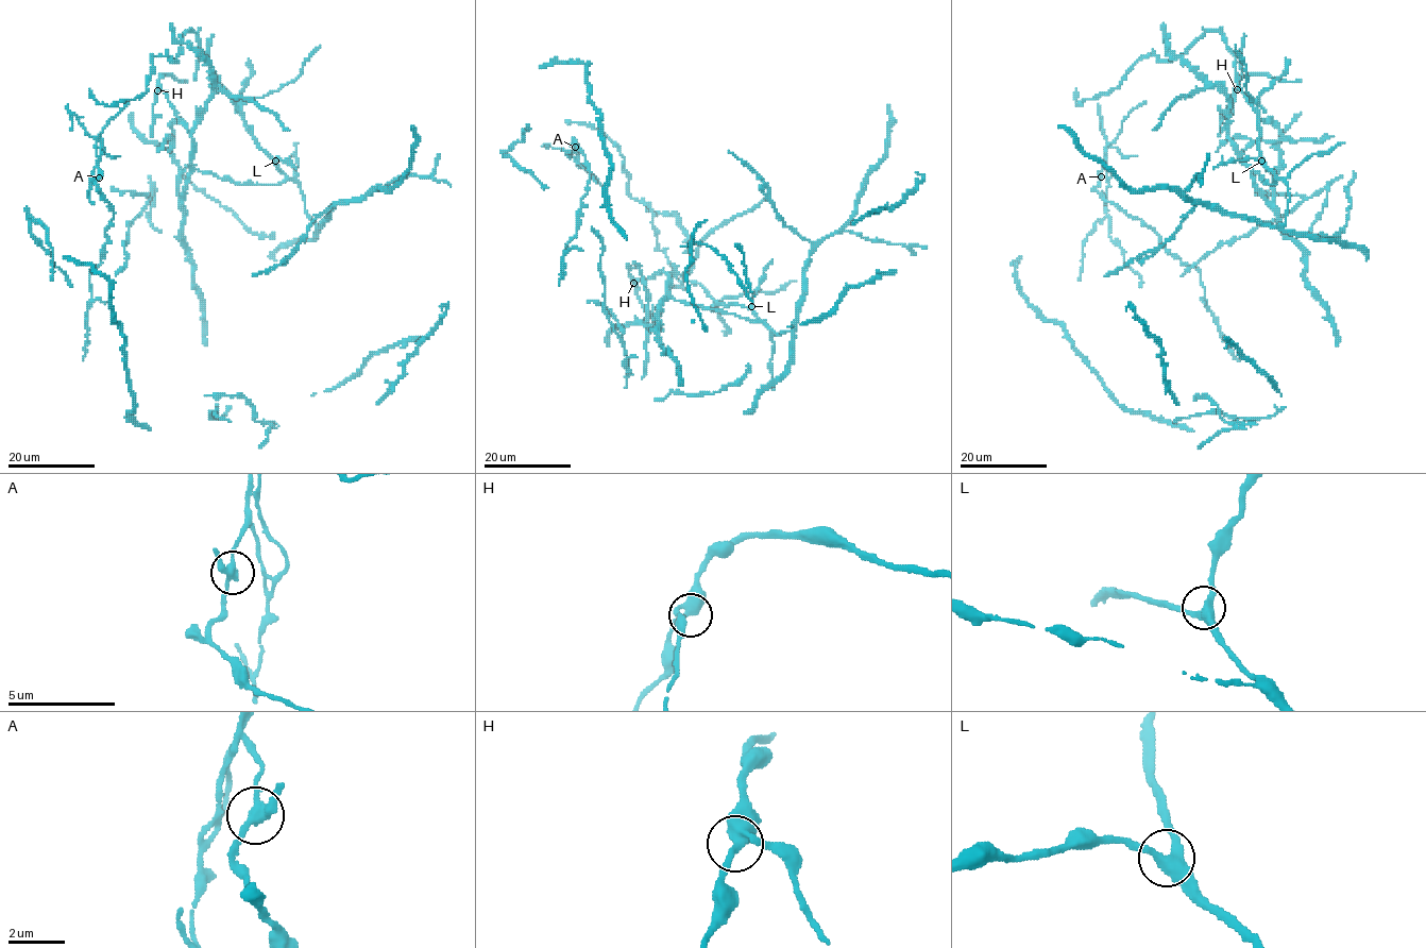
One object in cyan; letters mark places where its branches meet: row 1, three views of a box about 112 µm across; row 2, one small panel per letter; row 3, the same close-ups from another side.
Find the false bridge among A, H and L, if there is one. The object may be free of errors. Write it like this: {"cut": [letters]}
{"cut": ["A"]}

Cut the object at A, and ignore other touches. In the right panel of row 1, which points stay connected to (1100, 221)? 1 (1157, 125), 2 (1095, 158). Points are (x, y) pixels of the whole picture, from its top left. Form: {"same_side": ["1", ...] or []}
{"same_side": ["1", "2"]}

